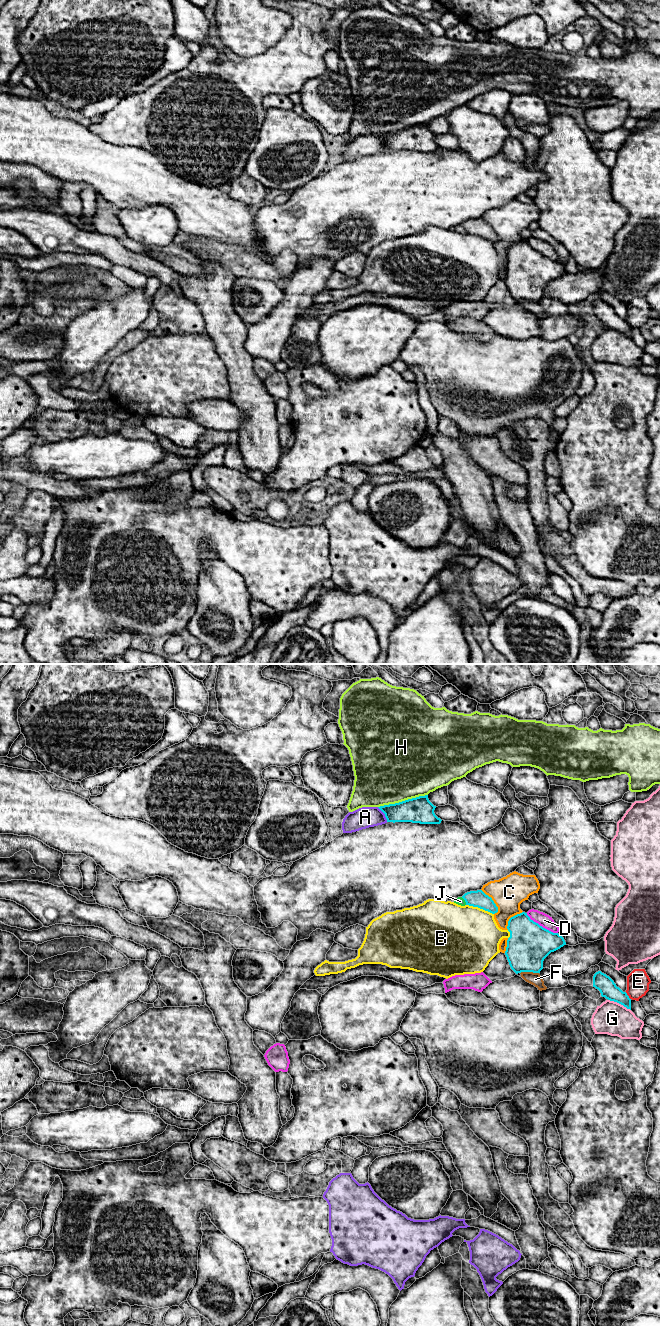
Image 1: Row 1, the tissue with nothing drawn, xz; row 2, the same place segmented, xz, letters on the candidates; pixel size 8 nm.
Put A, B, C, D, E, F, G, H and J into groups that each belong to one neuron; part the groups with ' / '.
A / B / C / D F / E / G / H / J

